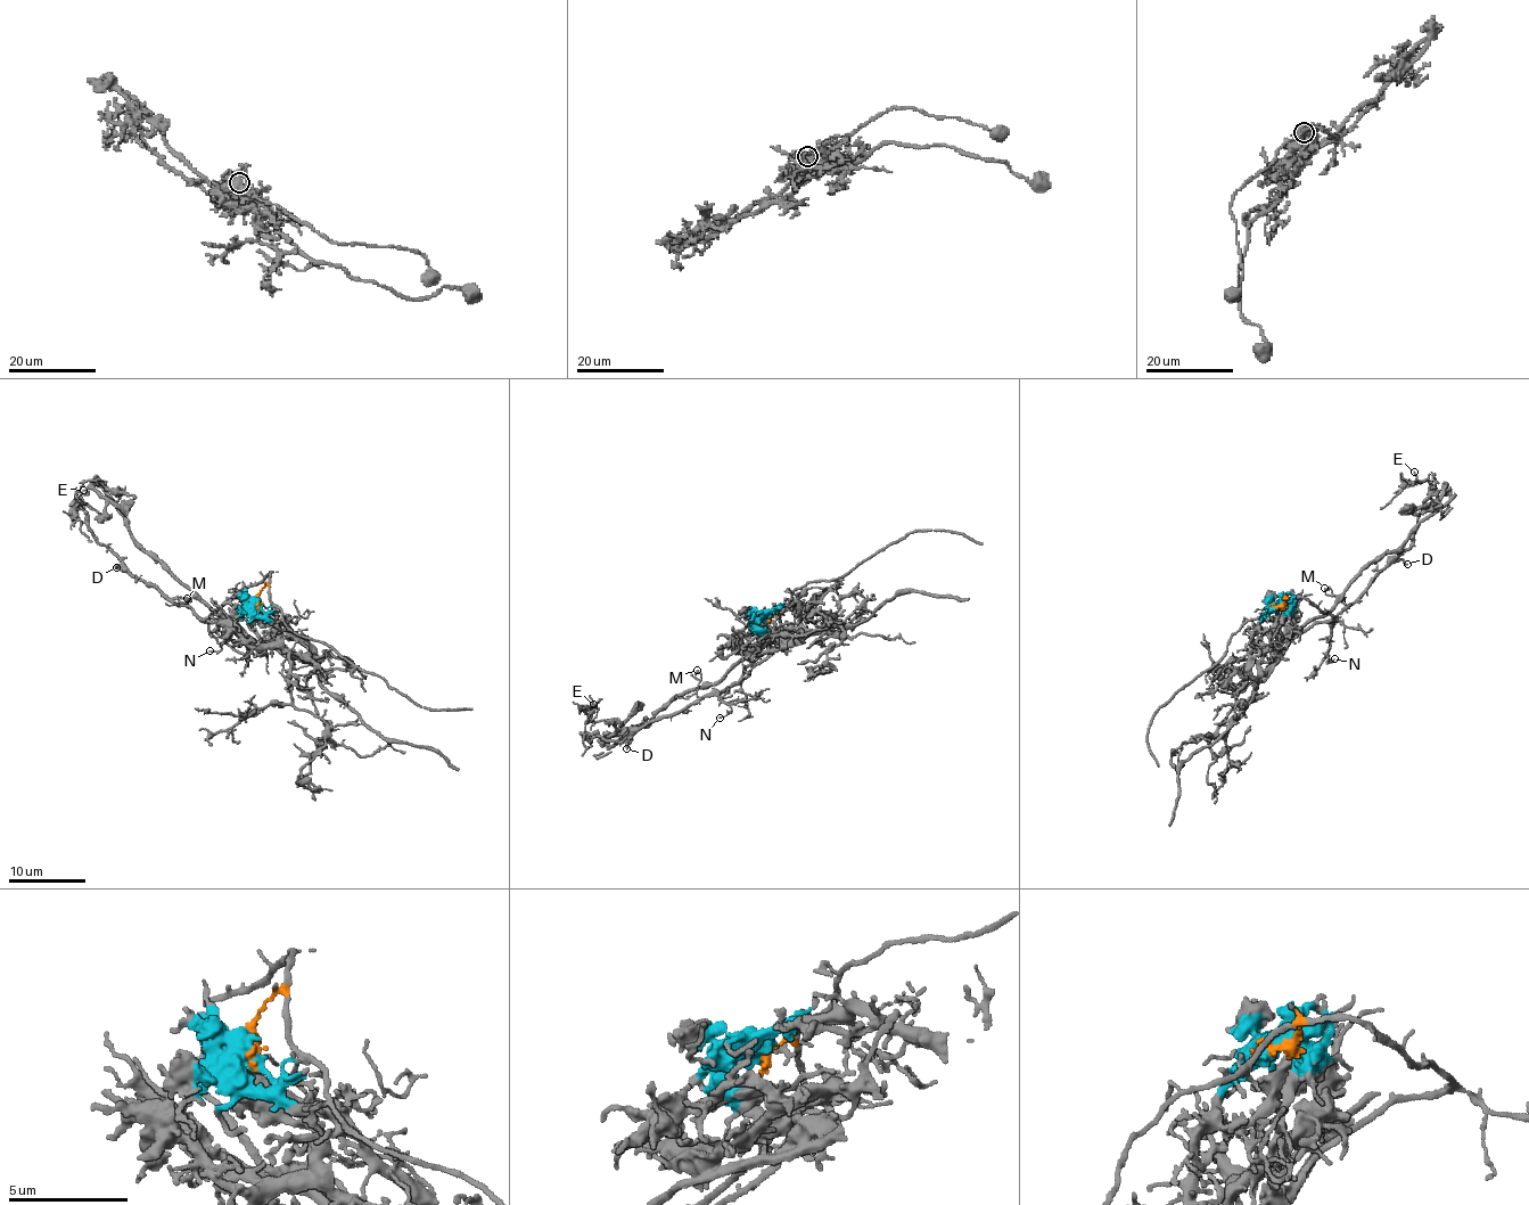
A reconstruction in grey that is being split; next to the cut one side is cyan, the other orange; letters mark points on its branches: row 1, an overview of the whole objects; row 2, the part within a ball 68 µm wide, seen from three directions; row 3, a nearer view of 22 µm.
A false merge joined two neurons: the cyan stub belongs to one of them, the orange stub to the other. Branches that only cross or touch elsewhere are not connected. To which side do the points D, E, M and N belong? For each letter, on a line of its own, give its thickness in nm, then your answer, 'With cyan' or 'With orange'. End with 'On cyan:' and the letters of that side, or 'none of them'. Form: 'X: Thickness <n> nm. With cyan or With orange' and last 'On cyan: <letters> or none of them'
D: Thickness 160 nm. With orange
E: Thickness 100 nm. With orange
M: Thickness 160 nm. With orange
N: Thickness 100 nm. With orange
On cyan: none of them

